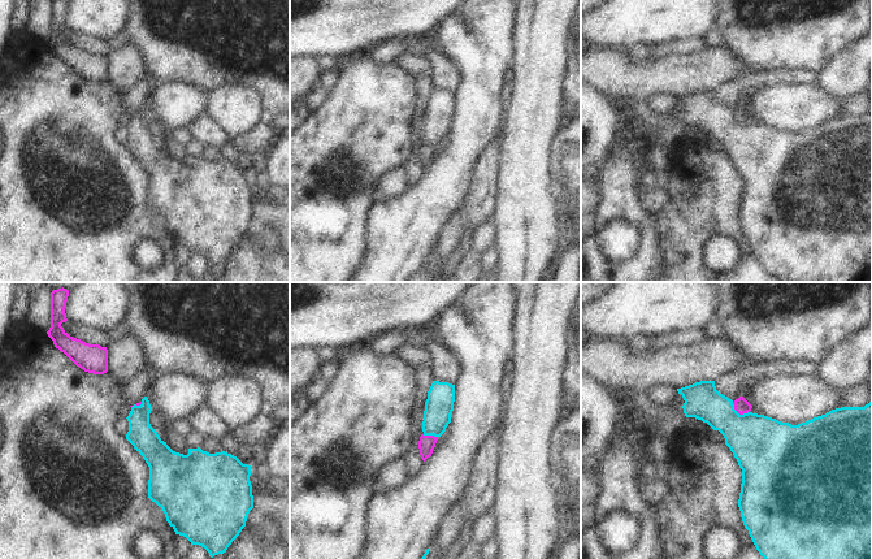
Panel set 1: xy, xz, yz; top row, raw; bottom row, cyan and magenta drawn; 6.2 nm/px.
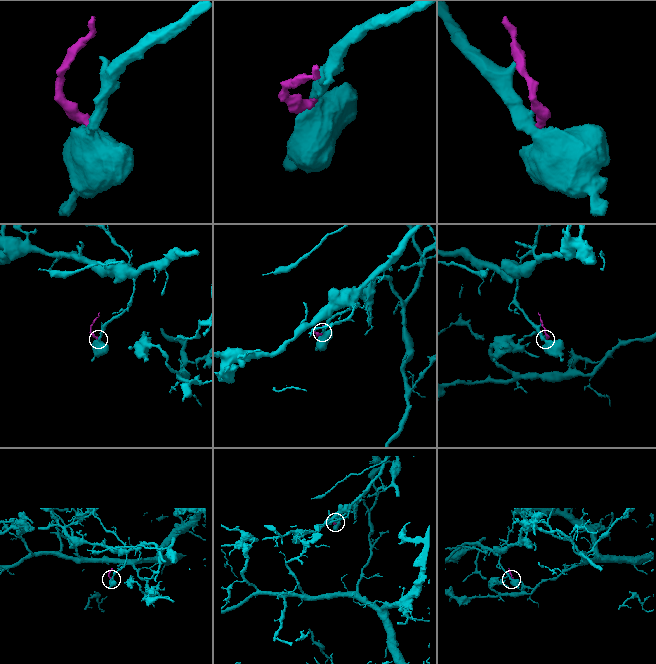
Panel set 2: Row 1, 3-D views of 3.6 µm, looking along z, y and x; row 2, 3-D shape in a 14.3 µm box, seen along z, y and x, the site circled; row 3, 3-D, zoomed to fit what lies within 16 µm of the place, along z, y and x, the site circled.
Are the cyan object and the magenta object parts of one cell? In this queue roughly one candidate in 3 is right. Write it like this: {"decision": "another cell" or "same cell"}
{"decision": "another cell"}

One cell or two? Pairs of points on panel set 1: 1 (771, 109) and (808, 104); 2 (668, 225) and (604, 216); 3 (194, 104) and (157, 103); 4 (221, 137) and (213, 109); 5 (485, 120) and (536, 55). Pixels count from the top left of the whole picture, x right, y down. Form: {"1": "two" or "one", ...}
{"1": "one", "2": "two", "3": "one", "4": "two", "5": "two"}

